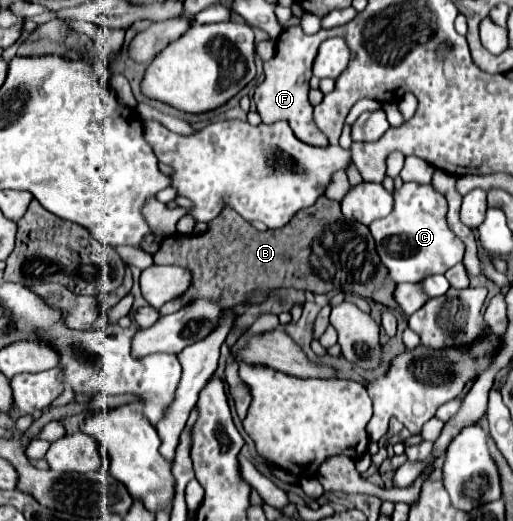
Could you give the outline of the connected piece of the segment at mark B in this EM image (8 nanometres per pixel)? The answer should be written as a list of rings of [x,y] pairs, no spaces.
[[[321,195],[321,197],[315,201],[315,205],[311,205],[311,207],[307,207],[307,209],[299,211],[299,213],[291,219],[291,223],[285,225],[283,229],[273,229],[273,231],[267,229],[267,231],[263,231],[263,233],[261,233],[261,231],[255,231],[255,229],[253,229],[247,221],[243,221],[243,217],[239,217],[233,209],[225,209],[221,215],[217,215],[217,217],[209,223],[209,231],[203,233],[203,235],[197,235],[197,237],[185,237],[185,235],[165,237],[161,249],[153,255],[153,259],[155,259],[155,265],[179,265],[179,267],[185,267],[185,269],[189,269],[189,271],[193,273],[193,283],[191,283],[191,287],[189,287],[181,297],[177,297],[177,299],[165,303],[165,305],[159,309],[163,315],[165,315],[165,313],[175,313],[177,309],[181,309],[181,307],[185,307],[185,305],[189,305],[189,303],[193,303],[193,301],[197,301],[197,299],[213,299],[213,301],[217,301],[217,303],[223,305],[223,307],[235,307],[235,305],[239,305],[239,303],[243,303],[243,301],[261,303],[261,301],[265,301],[265,299],[269,297],[269,293],[271,293],[273,289],[279,289],[279,287],[295,287],[295,289],[303,289],[303,291],[311,291],[311,293],[329,293],[329,291],[355,293],[355,295],[361,295],[361,297],[369,297],[369,299],[373,299],[373,301],[377,301],[377,303],[383,303],[385,307],[389,307],[389,309],[393,309],[393,311],[397,311],[397,313],[401,313],[401,315],[405,317],[403,309],[401,309],[401,307],[395,303],[395,299],[393,299],[393,293],[395,293],[397,283],[391,281],[387,267],[381,263],[381,259],[379,259],[377,251],[375,251],[375,241],[373,241],[369,229],[367,229],[365,225],[357,223],[357,221],[347,221],[347,219],[343,219],[343,213],[341,213],[339,203],[327,199],[325,195]]]

